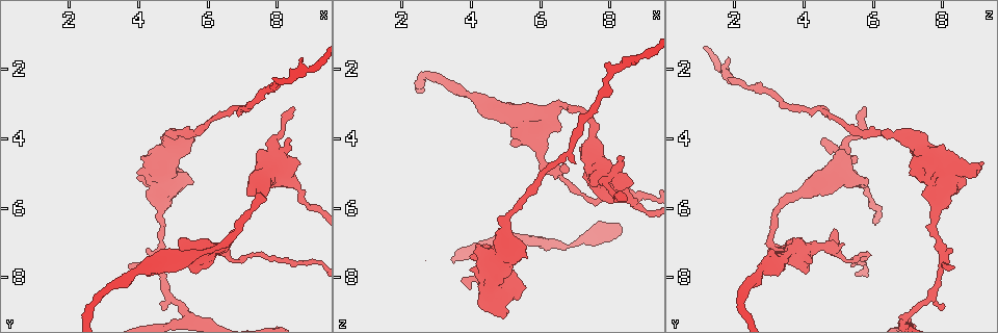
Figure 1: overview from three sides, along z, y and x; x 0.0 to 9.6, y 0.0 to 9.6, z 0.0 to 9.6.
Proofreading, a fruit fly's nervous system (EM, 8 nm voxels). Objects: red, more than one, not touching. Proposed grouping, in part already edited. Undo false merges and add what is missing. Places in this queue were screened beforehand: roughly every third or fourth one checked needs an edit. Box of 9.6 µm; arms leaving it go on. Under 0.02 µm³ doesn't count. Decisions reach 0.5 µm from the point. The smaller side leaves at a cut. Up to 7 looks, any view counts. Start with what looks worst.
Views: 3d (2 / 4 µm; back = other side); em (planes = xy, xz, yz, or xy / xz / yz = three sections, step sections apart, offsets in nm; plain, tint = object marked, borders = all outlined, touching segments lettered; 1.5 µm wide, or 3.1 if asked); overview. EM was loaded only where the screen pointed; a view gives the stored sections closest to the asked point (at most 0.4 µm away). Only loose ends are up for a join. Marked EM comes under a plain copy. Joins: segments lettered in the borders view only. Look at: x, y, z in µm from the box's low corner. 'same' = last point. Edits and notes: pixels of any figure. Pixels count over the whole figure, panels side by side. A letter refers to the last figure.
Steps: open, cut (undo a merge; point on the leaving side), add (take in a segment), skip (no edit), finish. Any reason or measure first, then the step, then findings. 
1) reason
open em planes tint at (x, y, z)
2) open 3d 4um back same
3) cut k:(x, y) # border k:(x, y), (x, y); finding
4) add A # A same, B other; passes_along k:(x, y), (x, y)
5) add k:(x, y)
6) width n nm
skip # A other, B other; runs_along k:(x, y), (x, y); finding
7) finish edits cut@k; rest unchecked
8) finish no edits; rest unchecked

free end
open em yz step 8 tint at (8.55, 3.15, 5.75)

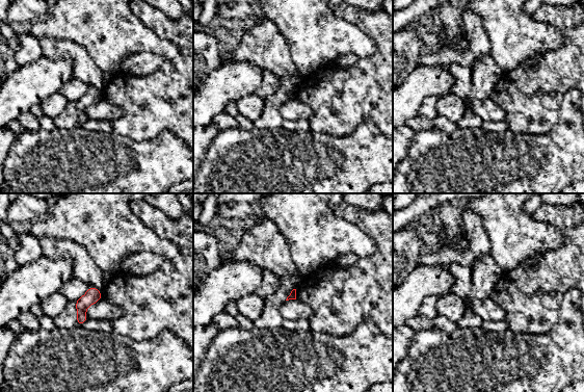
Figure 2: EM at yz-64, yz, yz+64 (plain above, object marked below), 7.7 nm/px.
another direction
open em planes borders same

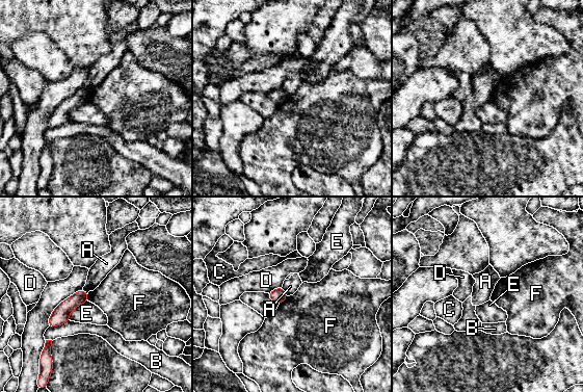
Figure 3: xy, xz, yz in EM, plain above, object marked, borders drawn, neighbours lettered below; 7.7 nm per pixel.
width 110 nm
skip # A other, B other, C other, D other, E other, F other; border 3:(289, 296), (279, 305); no lettered segment goes on from it

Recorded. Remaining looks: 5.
an open end
open em planes tint at (3.95, 7.70, 8.35)

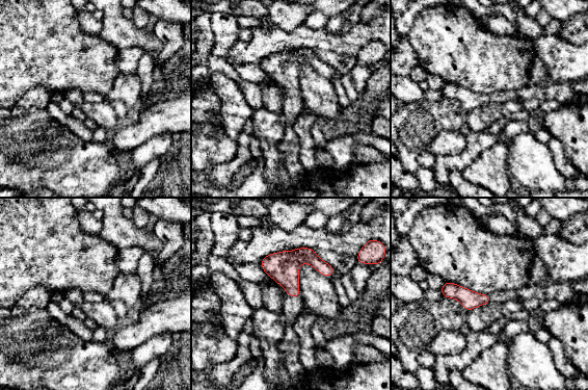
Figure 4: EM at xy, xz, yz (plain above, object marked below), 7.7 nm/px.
open em planes borders same

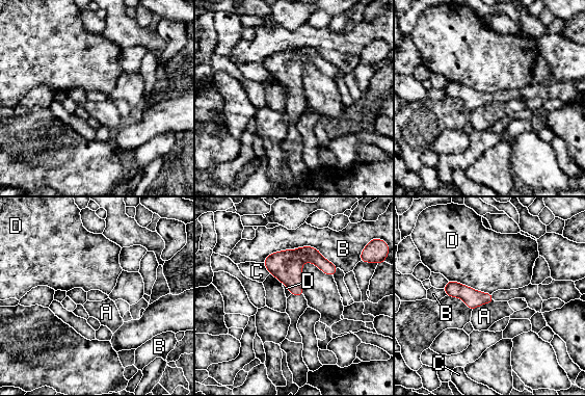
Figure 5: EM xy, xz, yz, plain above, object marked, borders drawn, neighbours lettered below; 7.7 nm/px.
skip # A other, B other, C other, D other; border 5:(448, 280), (459, 282), (492, 294); none of them fits

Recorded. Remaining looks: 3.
thick turns thin
open em planes borders at (4.95, 3.80, 6.35)

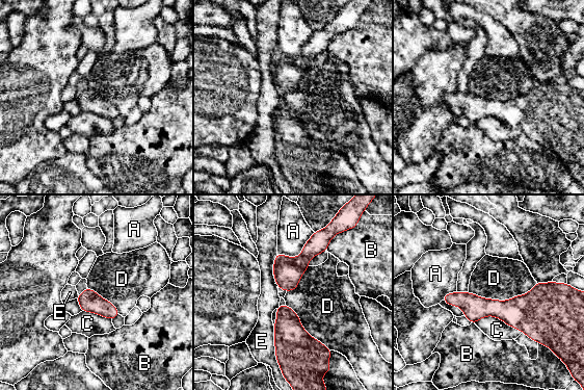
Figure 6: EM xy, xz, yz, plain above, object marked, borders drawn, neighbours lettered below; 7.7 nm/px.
longest_contact D 550 nm
skip # A other, B other, C other, D other, E other; continuous, no second neuron

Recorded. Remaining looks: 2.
finish no edits; rest unchecked

